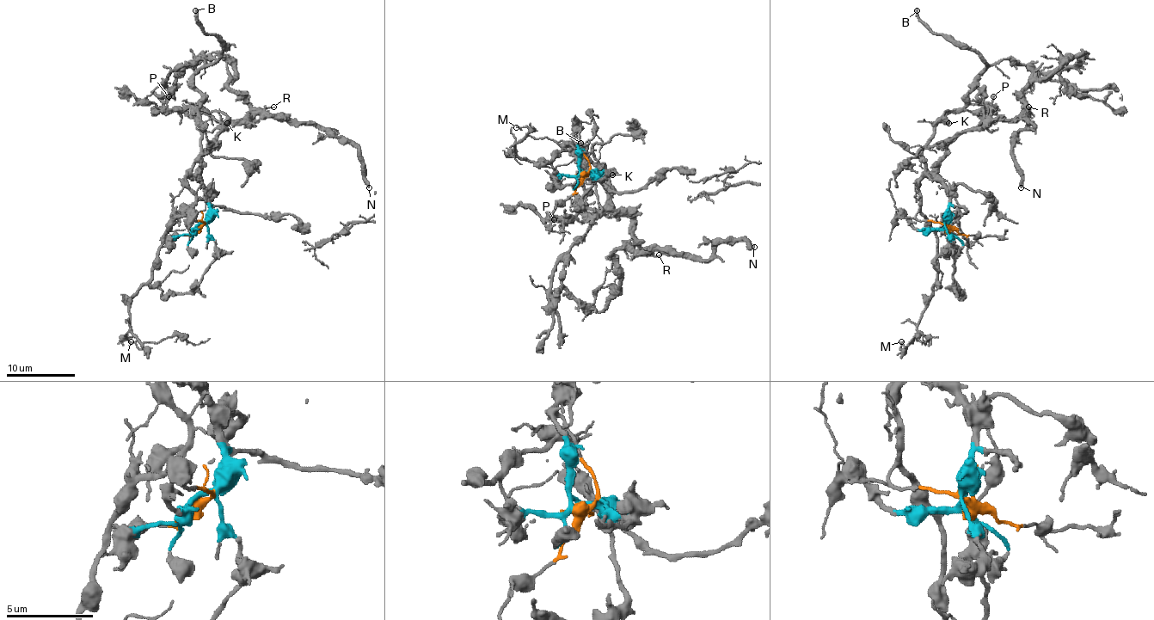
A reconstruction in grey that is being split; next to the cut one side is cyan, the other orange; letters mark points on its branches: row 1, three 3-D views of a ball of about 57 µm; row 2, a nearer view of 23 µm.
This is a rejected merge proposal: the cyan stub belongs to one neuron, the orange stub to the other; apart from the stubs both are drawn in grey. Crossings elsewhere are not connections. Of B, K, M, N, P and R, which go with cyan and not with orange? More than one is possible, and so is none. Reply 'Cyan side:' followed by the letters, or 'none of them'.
Cyan side: K, N, P, R

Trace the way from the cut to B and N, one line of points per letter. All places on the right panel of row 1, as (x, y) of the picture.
B: (945, 225), (916, 217), (923, 146), (945, 115), (964, 105), (987, 63), (929, 28), (916, 9)
N: (945, 225), (940, 158), (962, 132), (1022, 115), (1034, 127), (1016, 136), (1013, 150), (1022, 187)

